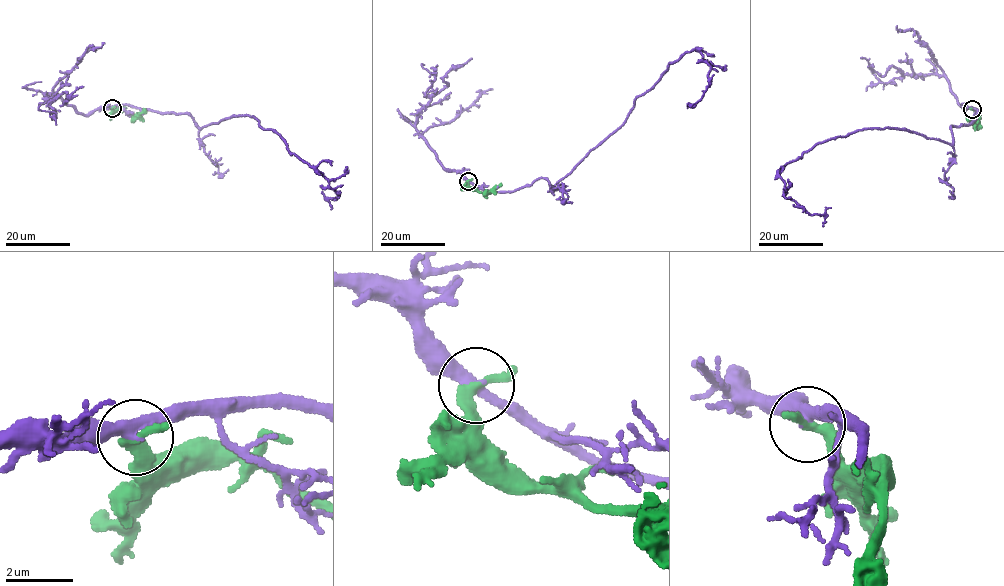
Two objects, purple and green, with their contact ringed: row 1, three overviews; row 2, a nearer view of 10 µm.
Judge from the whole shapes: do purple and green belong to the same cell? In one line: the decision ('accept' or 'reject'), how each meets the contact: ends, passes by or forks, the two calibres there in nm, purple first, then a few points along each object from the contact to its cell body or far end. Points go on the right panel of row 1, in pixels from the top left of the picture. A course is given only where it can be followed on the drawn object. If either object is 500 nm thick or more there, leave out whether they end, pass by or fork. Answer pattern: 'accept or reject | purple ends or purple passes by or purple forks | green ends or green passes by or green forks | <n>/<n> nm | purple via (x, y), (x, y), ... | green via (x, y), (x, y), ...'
reject | purple passes by | green passes by | 340/300 nm | purple via (972, 109), (971, 122), (950, 126), (951, 144), (861, 129), (780, 170), (786, 198), (812, 215), (831, 207) | green via (972, 109), (979, 115), (978, 122), (975, 125), (967, 116)

